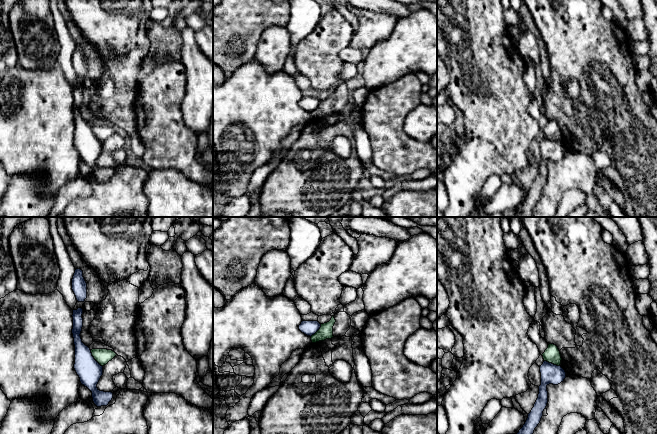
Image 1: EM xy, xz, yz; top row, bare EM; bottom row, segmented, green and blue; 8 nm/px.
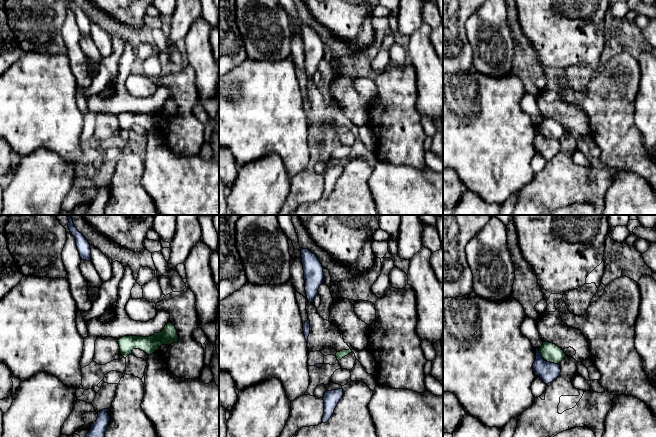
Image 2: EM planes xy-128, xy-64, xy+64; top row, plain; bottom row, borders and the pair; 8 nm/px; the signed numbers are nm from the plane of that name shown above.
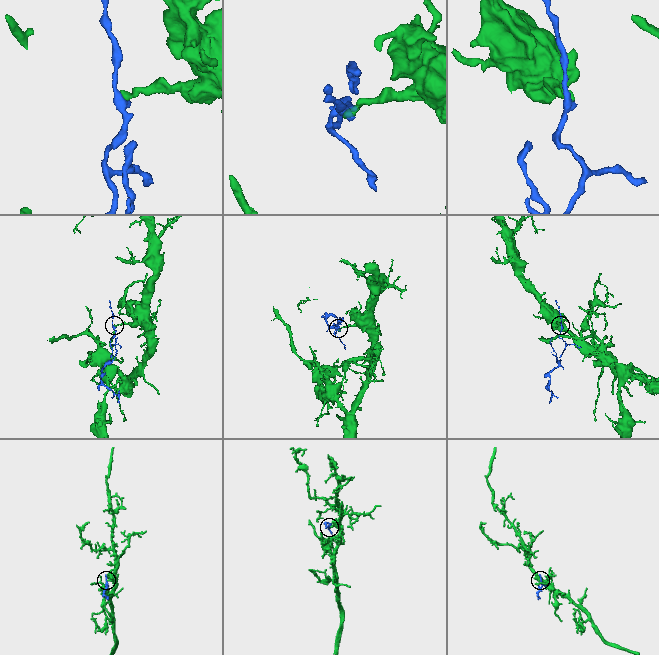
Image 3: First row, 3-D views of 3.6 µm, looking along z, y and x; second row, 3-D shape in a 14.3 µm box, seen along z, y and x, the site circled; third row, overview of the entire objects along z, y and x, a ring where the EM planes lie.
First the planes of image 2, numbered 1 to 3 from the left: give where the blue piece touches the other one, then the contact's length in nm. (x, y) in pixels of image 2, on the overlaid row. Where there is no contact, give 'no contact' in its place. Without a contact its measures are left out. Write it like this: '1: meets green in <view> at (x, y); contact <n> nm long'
1: no contact
2: no contact
3: meets green in xy+64 at (546, 360); contact 200 nm long

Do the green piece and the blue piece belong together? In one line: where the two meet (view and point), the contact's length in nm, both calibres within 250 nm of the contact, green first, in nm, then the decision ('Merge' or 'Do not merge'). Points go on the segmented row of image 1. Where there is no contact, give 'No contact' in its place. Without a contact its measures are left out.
Touches green at xy (94, 358). Shared border 170 nm. Thickness 120 nm (green) against 190 nm. Do not merge

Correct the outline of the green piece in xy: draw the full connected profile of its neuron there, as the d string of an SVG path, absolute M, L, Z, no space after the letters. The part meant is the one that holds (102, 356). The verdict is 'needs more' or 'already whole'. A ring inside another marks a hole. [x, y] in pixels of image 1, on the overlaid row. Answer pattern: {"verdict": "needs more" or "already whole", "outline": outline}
{"verdict": "already whole", "outline": "M92 349L92 356L94 359L101 365L106 365L109 361L111 361L117 354L112 350L107 349Z"}

